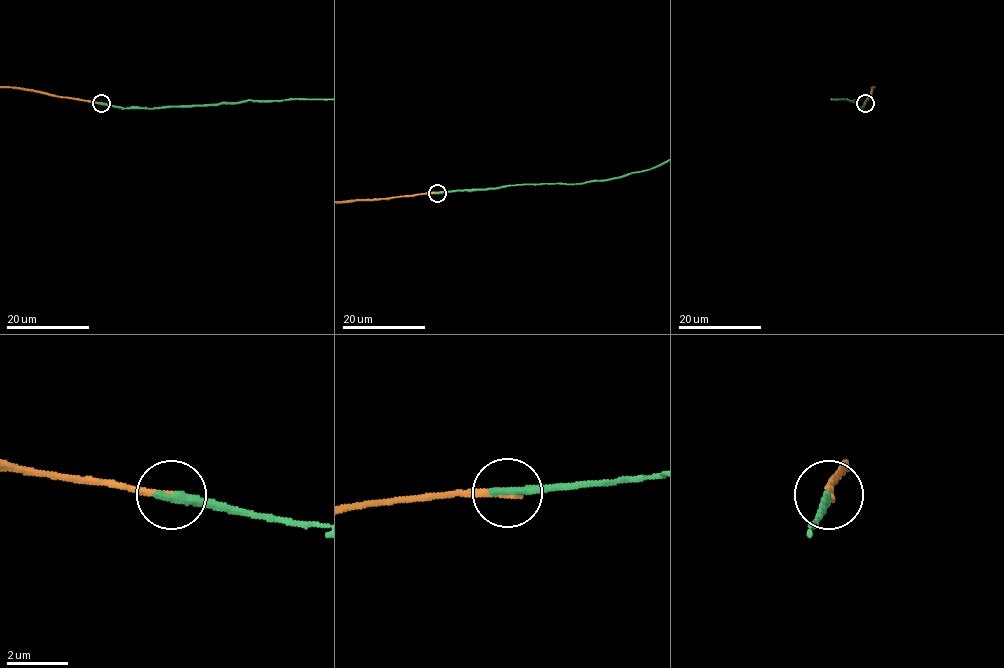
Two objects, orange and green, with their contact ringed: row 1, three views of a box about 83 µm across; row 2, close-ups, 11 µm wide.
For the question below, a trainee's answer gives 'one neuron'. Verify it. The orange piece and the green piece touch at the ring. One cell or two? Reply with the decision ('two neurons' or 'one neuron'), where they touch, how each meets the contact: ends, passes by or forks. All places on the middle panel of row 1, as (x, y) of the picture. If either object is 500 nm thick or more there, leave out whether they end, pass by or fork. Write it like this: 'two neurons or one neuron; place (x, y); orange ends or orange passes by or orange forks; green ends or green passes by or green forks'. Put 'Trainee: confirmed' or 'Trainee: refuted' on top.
Trainee: confirmed
one neuron; place (437, 193); orange ends; green ends

